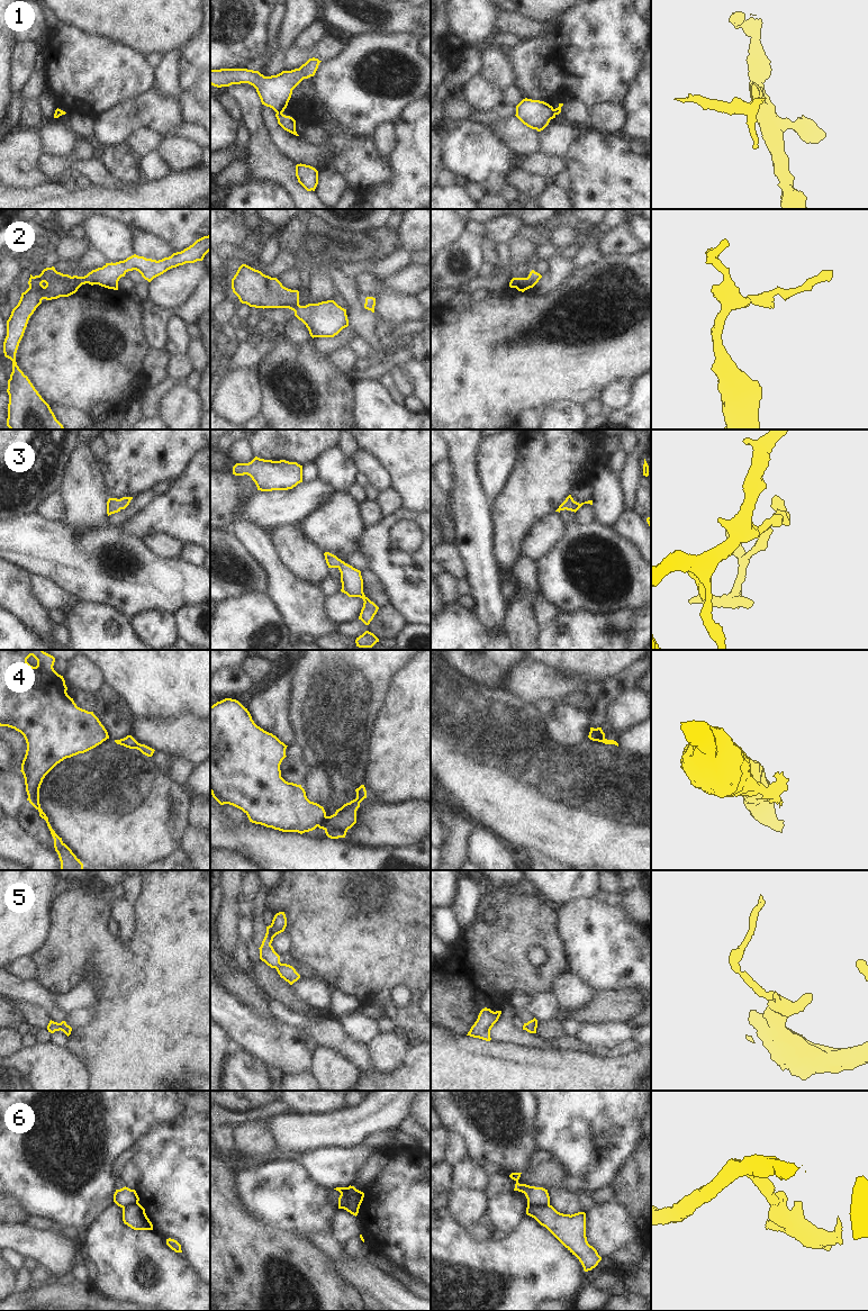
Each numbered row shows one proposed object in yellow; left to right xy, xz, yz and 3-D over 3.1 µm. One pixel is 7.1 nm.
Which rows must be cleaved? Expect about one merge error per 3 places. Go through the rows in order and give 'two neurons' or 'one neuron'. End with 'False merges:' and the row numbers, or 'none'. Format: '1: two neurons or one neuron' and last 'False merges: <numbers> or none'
1: two neurons
2: two neurons
3: one neuron
4: two neurons
5: two neurons
6: two neurons
False merges: 1, 2, 4, 5, 6

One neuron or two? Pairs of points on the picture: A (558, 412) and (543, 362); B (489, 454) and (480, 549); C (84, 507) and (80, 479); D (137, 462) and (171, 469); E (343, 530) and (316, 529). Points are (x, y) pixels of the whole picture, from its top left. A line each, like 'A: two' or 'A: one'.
A: two
B: two
C: one
D: one
E: one

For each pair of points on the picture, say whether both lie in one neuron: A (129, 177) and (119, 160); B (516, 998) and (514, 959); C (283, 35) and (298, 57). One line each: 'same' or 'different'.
A: same
B: different
C: different

